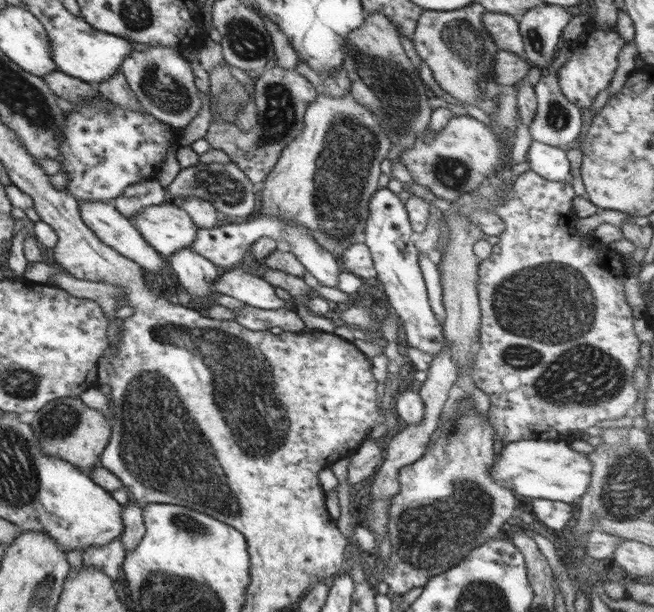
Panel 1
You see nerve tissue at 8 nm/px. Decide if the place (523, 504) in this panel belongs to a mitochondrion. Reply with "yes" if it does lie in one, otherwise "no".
no

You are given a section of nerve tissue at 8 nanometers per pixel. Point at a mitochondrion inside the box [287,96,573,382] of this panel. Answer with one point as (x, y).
(345, 160)

